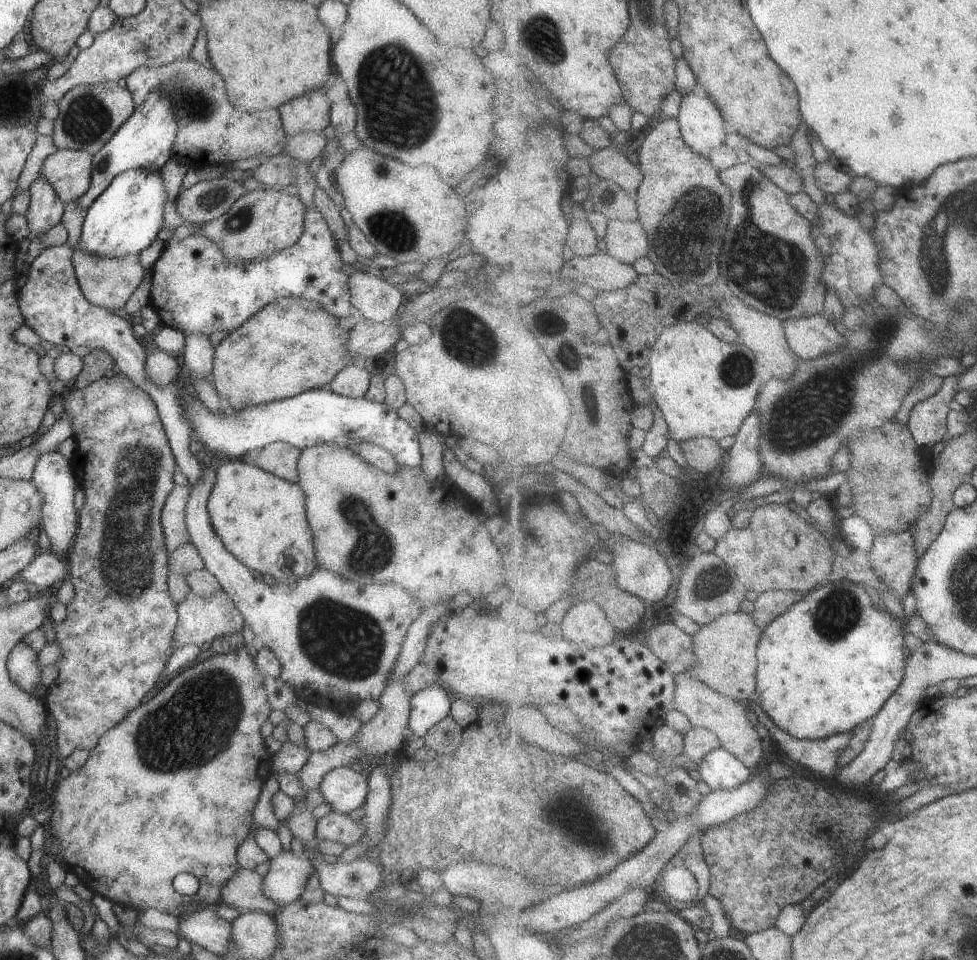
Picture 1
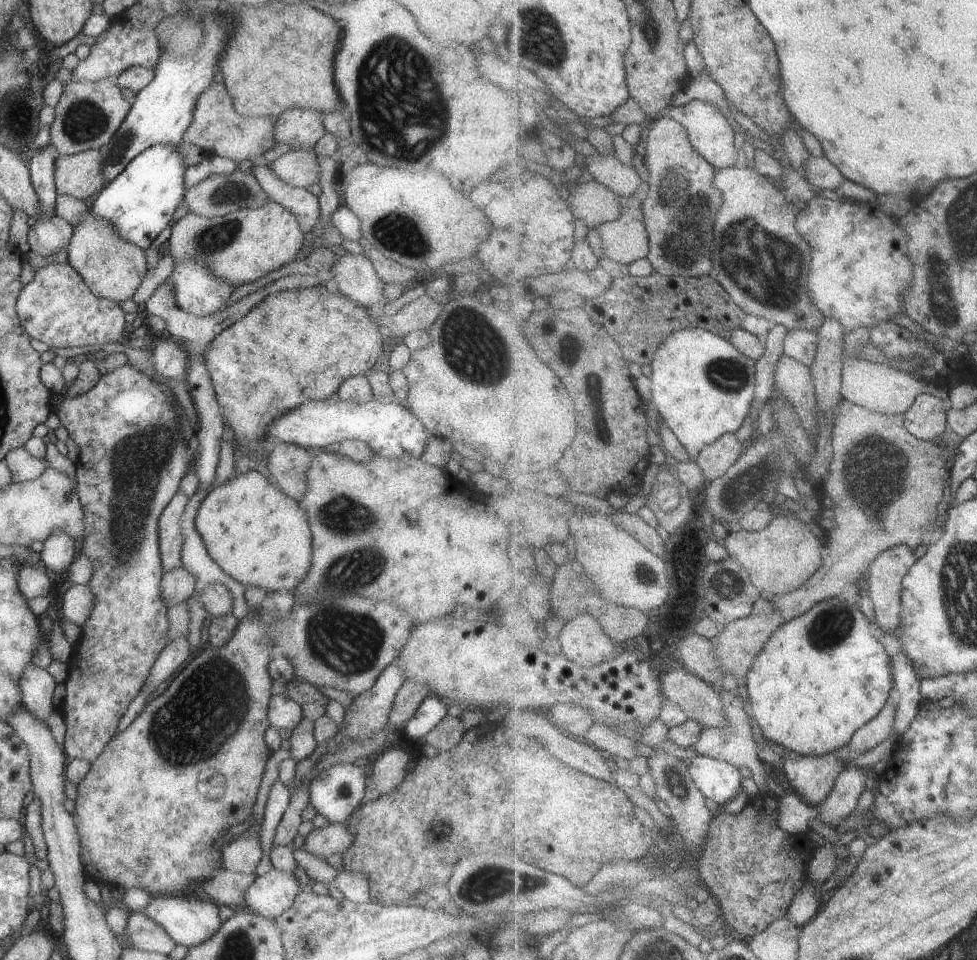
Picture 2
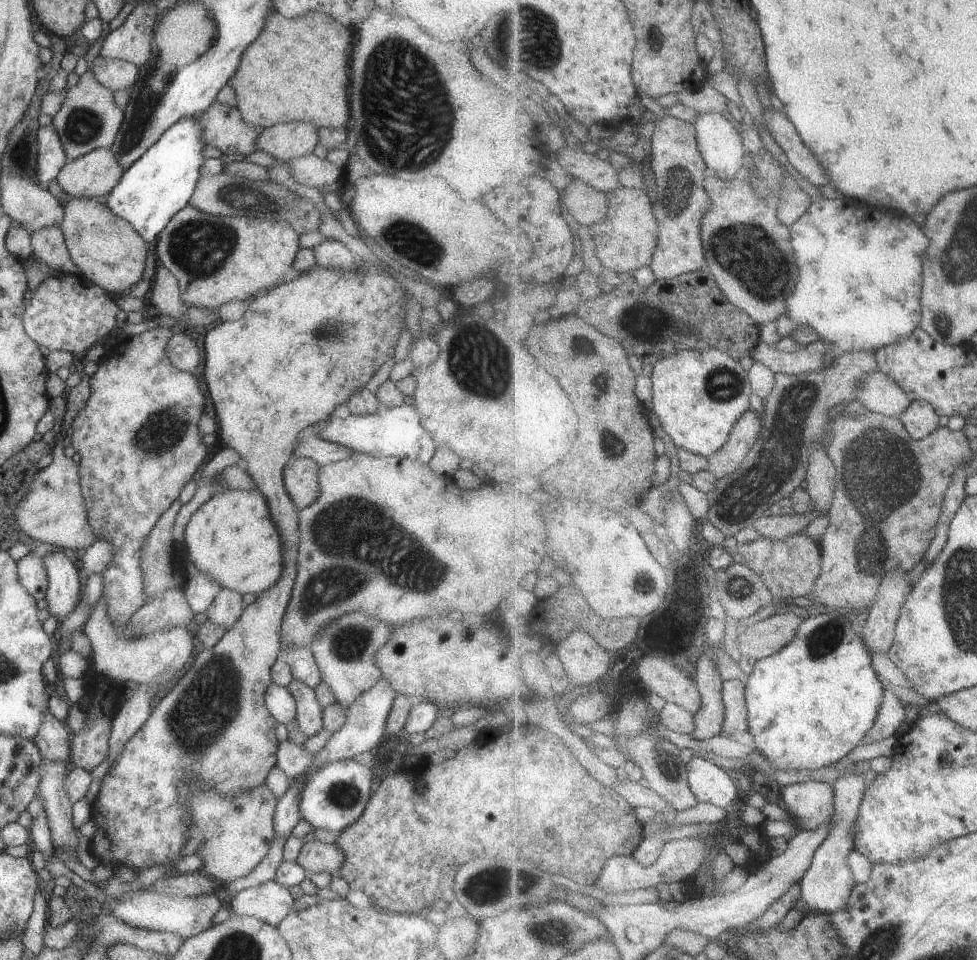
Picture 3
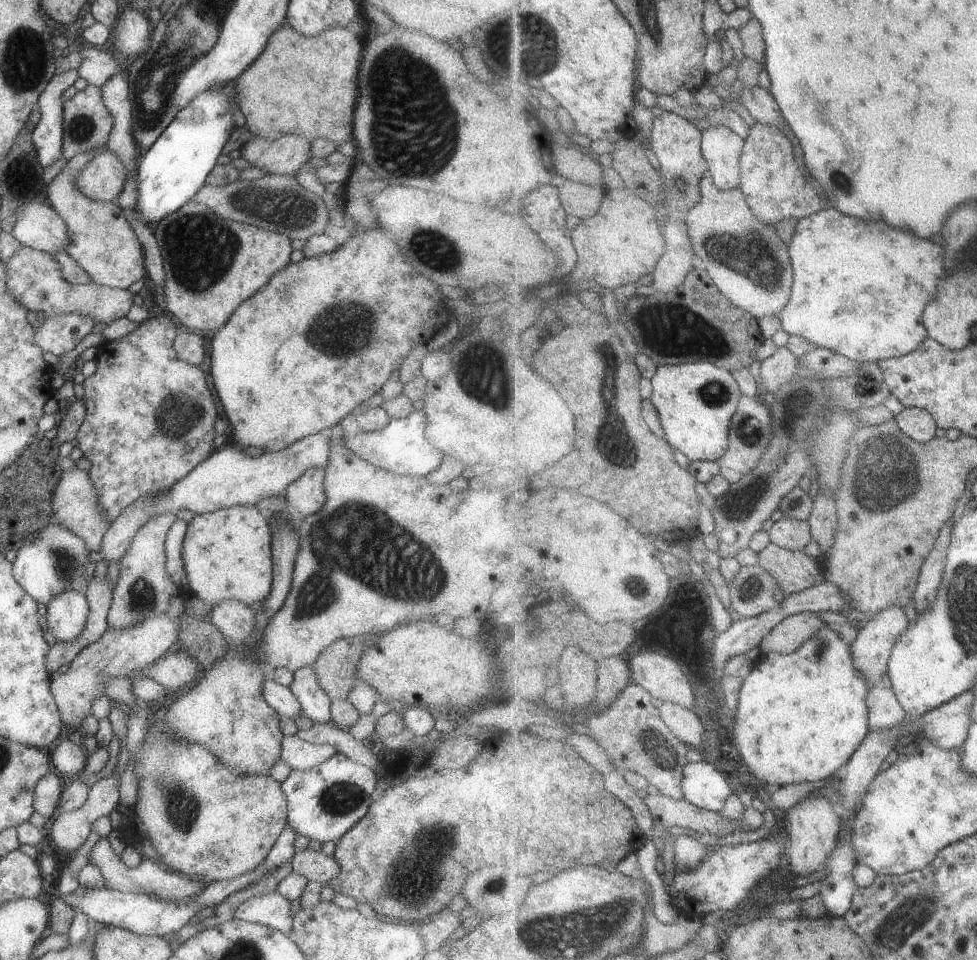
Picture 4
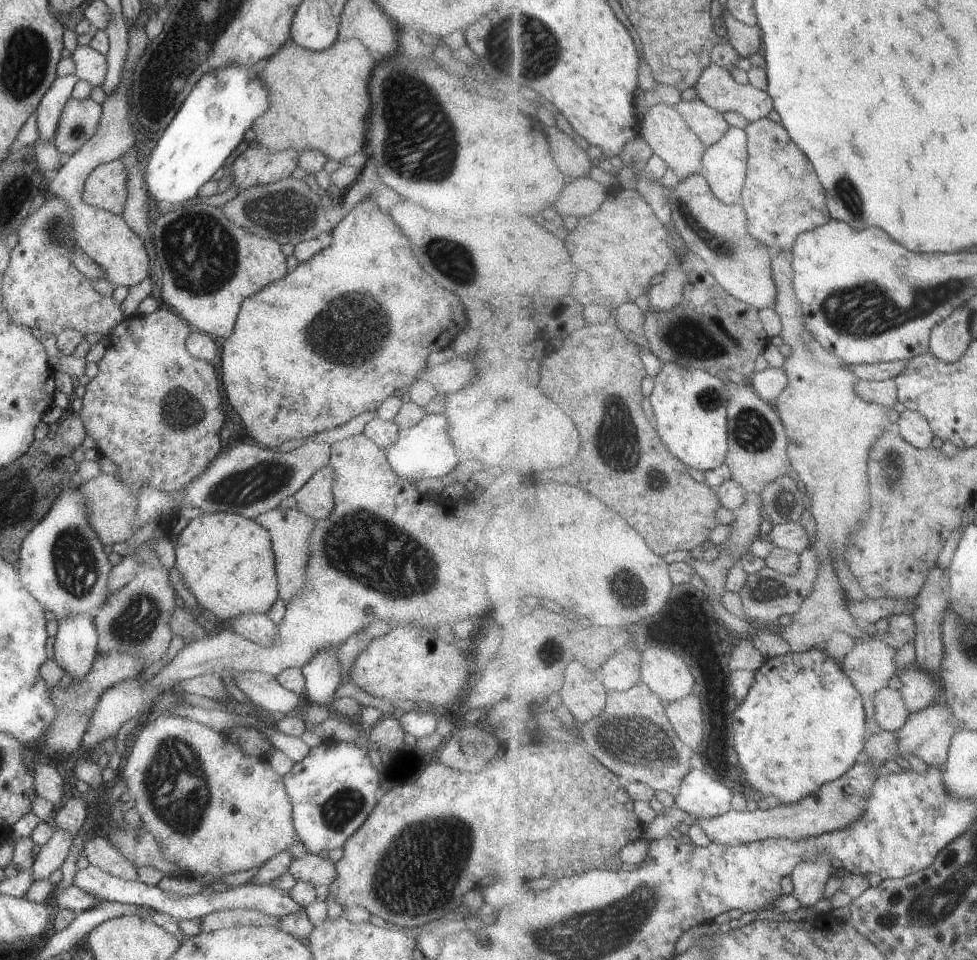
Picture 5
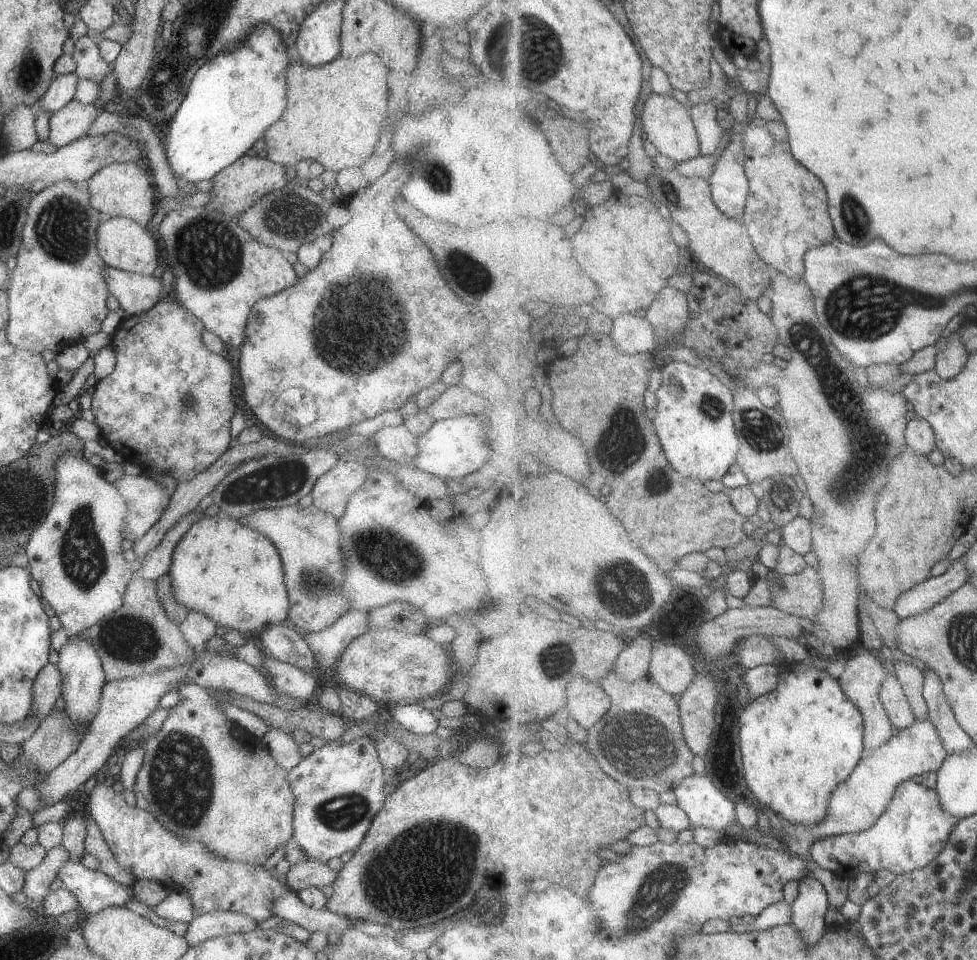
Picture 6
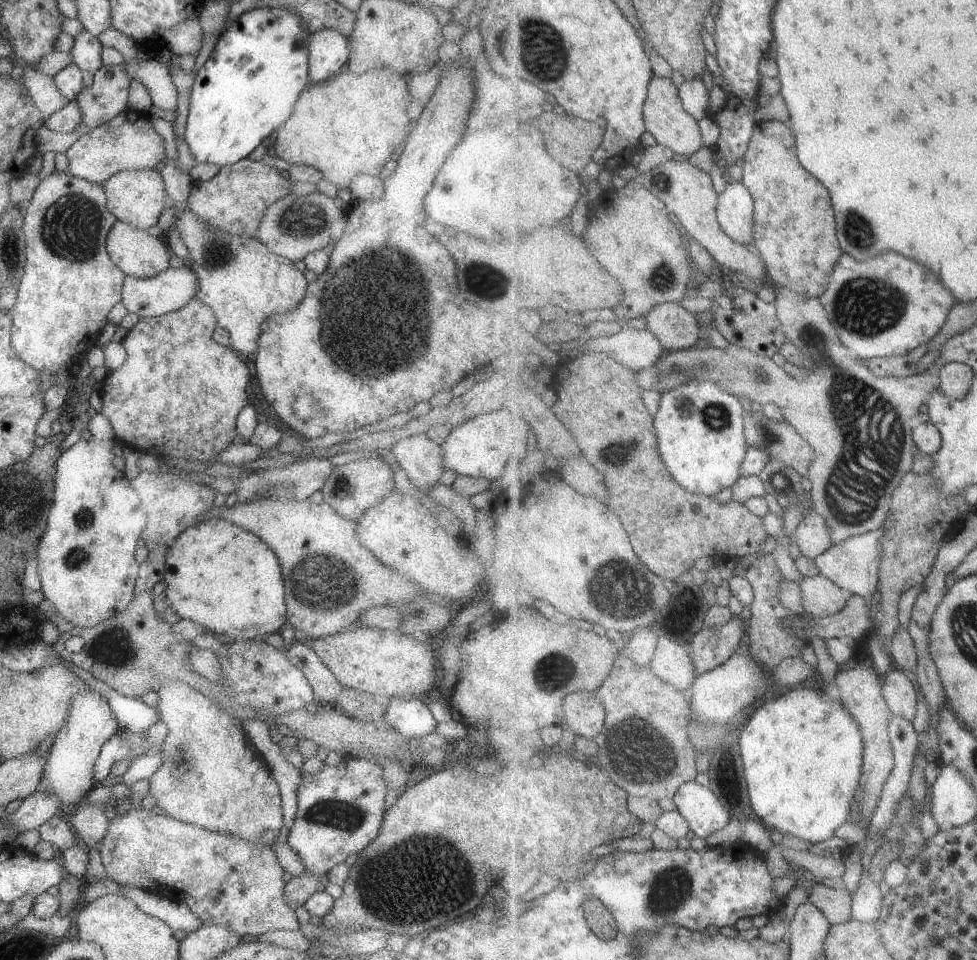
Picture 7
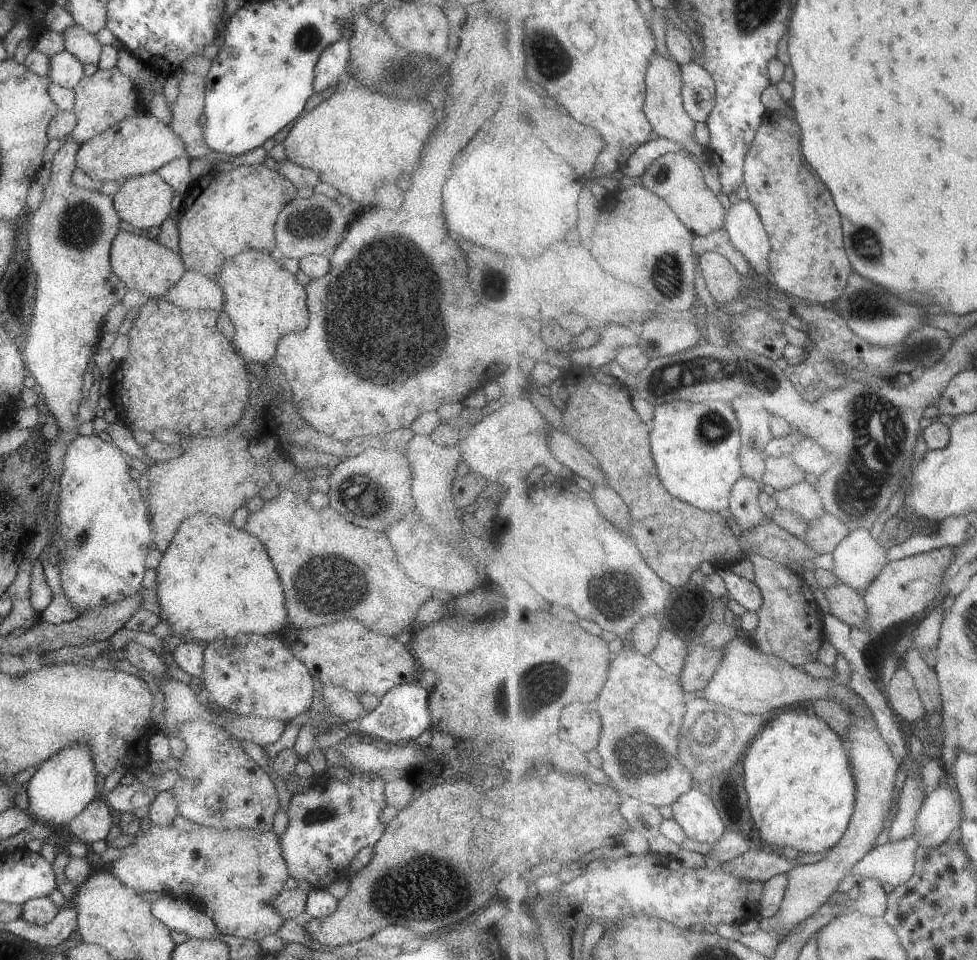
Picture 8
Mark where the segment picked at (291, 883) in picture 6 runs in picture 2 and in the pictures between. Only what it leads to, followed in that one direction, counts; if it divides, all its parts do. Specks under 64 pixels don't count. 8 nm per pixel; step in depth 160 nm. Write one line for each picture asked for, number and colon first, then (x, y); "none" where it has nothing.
2: (321, 842)
3: (314, 857)
4: (315, 866)
5: (311, 868)

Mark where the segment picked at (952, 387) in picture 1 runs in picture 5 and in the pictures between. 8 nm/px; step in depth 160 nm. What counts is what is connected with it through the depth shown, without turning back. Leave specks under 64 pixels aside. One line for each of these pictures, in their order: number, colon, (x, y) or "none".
2: (926, 419)
3: (920, 419)
4: (919, 424)
5: (912, 425)

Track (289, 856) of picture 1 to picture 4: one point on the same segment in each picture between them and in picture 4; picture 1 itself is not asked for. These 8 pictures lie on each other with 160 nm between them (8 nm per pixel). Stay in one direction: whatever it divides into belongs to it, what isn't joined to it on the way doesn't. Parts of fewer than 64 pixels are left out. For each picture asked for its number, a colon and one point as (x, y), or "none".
2: (268, 895)
3: (269, 902)
4: (271, 910)

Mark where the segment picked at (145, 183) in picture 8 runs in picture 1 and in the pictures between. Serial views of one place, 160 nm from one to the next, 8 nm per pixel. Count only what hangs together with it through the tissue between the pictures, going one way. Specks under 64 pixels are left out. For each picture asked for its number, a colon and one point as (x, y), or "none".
1: (68, 171)
2: (80, 175)
3: (93, 175)
4: (102, 178)
5: (105, 186)
6: (123, 189)
7: (133, 197)

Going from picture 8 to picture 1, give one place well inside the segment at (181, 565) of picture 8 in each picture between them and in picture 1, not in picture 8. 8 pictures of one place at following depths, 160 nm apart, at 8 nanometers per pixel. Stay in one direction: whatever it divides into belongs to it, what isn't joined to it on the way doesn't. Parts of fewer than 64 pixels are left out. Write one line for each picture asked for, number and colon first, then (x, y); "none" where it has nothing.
1: (261, 520)
2: (257, 535)
3: (231, 539)
4: (226, 554)
5: (226, 561)
6: (231, 574)
7: (217, 575)

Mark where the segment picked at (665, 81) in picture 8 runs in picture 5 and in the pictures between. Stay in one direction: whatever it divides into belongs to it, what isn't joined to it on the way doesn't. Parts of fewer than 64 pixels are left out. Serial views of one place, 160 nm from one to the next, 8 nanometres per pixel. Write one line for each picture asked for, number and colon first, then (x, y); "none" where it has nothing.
5: (663, 128)
6: (668, 125)
7: (671, 125)

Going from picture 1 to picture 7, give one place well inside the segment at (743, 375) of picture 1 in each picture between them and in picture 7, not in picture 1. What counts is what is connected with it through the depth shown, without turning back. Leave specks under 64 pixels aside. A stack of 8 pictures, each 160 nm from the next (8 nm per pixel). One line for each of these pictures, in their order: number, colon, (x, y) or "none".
2: (703, 386)
3: (699, 396)
4: (695, 404)
5: (691, 407)
6: (694, 416)
7: (704, 456)

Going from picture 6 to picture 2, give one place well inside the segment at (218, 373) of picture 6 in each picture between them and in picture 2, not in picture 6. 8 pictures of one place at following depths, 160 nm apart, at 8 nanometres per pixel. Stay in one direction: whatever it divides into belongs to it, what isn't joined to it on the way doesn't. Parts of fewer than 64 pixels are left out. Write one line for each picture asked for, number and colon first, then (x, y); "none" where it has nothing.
2: (133, 455)
3: (137, 437)
4: (137, 442)
5: (139, 408)

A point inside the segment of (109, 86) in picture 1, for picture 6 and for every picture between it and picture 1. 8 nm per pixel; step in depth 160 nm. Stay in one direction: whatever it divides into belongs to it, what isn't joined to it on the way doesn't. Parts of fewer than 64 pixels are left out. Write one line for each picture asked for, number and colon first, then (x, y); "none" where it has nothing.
2: (87, 114)
3: (88, 118)
4: (86, 124)
5: (78, 120)
6: (72, 121)

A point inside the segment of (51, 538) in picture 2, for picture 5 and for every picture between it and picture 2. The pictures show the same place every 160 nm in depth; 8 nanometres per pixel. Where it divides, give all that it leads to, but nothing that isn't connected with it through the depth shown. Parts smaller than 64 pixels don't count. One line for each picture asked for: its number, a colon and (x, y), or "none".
3: (62, 594)
4: (66, 612)
5: (75, 641)

